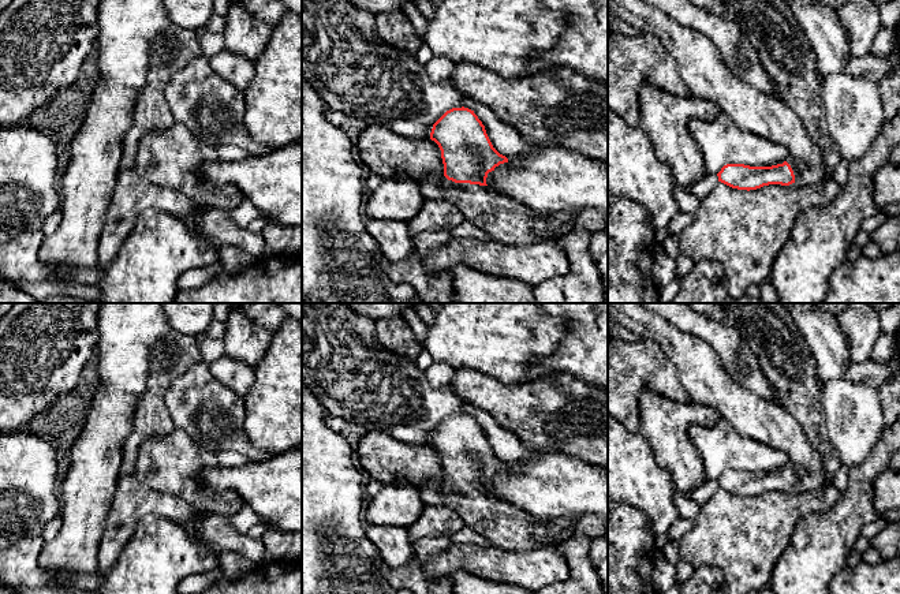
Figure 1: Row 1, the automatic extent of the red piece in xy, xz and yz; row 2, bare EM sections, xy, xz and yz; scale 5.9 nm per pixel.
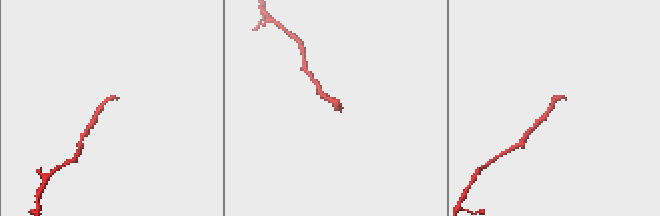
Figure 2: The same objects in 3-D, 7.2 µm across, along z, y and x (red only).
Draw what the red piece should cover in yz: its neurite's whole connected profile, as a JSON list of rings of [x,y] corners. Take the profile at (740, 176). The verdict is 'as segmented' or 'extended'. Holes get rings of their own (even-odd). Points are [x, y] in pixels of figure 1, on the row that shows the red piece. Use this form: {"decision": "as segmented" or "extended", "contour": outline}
{"decision": "extended", "contour": [[[608,0],[608,10],[639,33],[656,36],[661,41],[666,52],[675,59],[677,72],[691,96],[710,100],[742,130],[788,150],[788,158],[783,164],[772,167],[727,164],[717,173],[718,182],[732,188],[750,191],[769,184],[789,186],[796,182],[802,186],[814,186],[826,180],[821,149],[808,135],[798,115],[780,98],[763,94],[736,78],[724,64],[717,46],[705,34],[680,25],[643,0]]]}

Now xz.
{"decision": "extended", "contour": [[[452,108],[447,111],[434,124],[430,132],[430,139],[434,141],[440,150],[444,164],[444,176],[448,179],[442,186],[444,199],[458,208],[464,218],[478,228],[483,229],[492,240],[509,246],[531,246],[546,240],[556,240],[560,232],[568,232],[574,220],[580,210],[563,210],[553,214],[539,213],[522,202],[498,193],[486,184],[488,173],[494,171],[500,164],[508,162],[508,158],[500,154],[492,145],[485,126],[468,108]]]}

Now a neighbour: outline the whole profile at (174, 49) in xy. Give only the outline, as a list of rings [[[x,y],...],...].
[[[169,23],[152,44],[146,83],[134,107],[132,124],[123,142],[120,169],[134,171],[139,139],[149,131],[164,131],[175,124],[165,98],[169,78],[201,55],[194,30]]]

